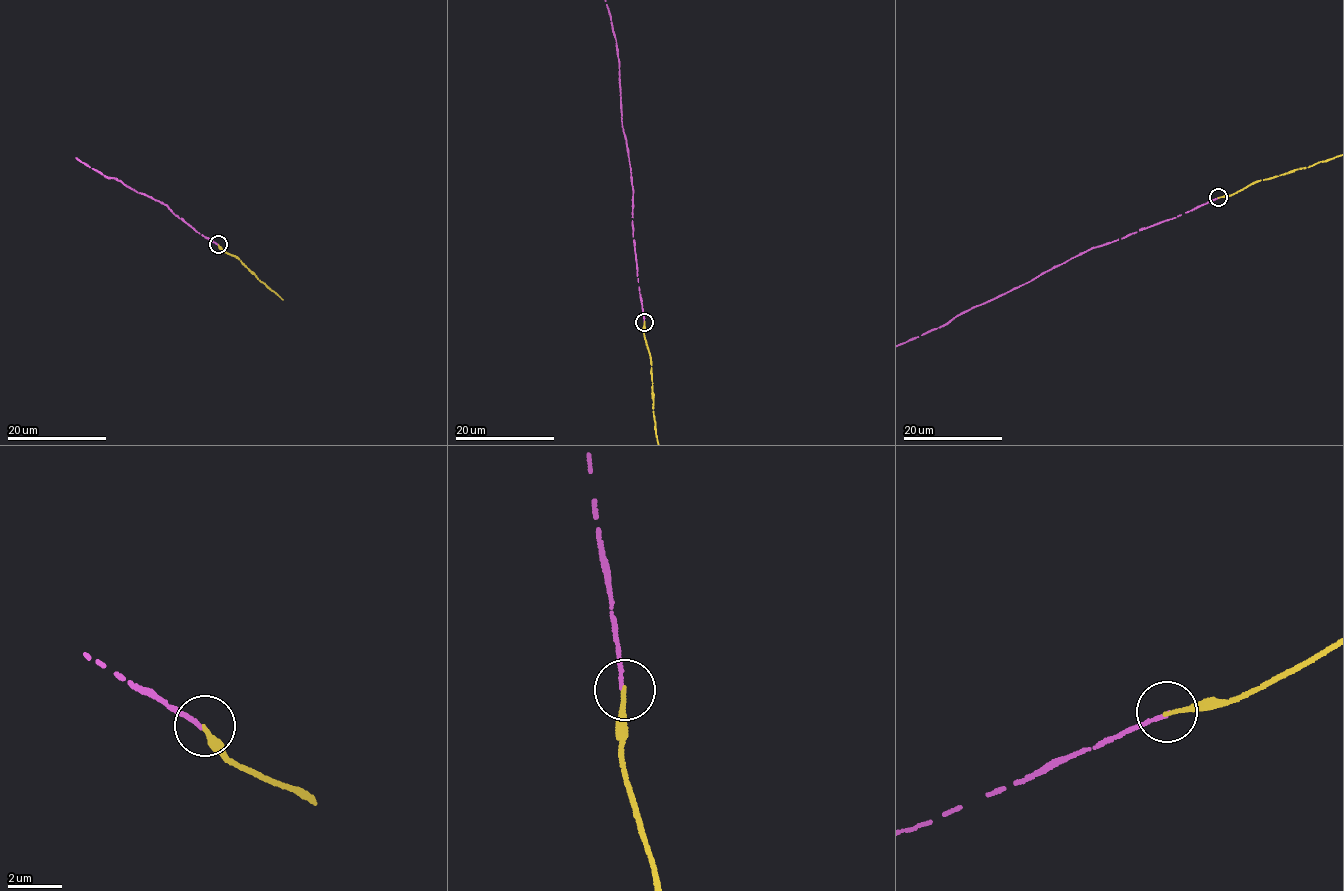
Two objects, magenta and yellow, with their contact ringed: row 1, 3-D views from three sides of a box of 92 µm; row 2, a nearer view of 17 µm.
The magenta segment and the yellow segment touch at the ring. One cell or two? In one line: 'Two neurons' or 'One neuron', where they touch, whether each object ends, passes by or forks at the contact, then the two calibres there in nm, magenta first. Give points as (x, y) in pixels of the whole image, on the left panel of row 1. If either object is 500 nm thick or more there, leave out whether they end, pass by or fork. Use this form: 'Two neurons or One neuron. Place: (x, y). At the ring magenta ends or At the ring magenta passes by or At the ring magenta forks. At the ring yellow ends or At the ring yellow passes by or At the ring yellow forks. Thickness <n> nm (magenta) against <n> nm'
One neuron. Place: (218, 244). At the ring magenta ends. At the ring yellow ends. Thickness 120 nm (magenta) against 160 nm

